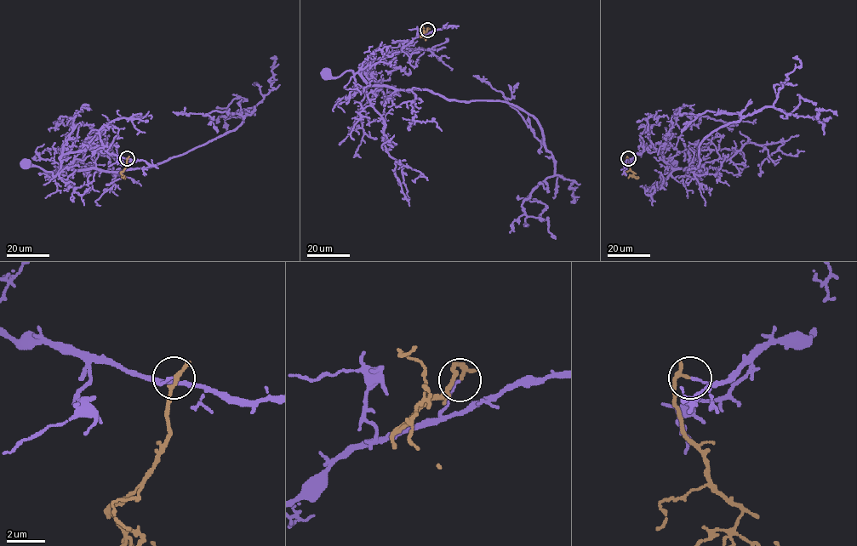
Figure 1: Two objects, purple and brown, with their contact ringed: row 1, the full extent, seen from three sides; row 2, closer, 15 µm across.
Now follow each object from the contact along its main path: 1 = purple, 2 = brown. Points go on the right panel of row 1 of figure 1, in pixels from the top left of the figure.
1: (628, 158), (640, 154), (649, 146), (664, 157), (671, 167), (671, 176), (669, 172), (676, 166), (670, 163)
2: (628, 158), (626, 164), (636, 179), (637, 176)

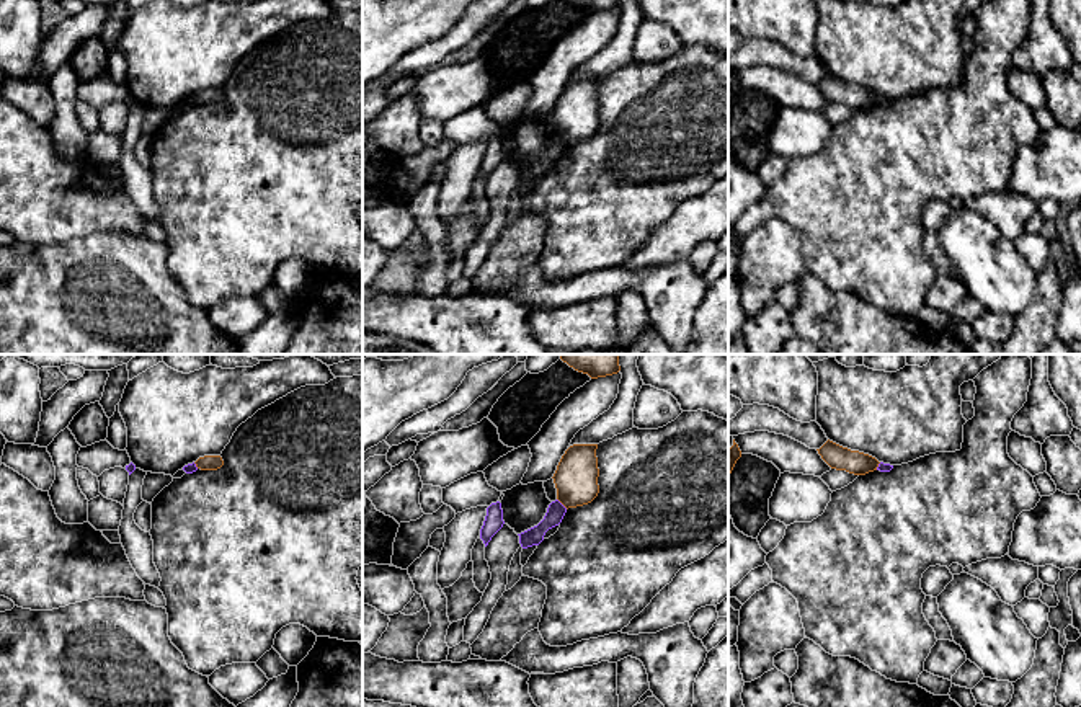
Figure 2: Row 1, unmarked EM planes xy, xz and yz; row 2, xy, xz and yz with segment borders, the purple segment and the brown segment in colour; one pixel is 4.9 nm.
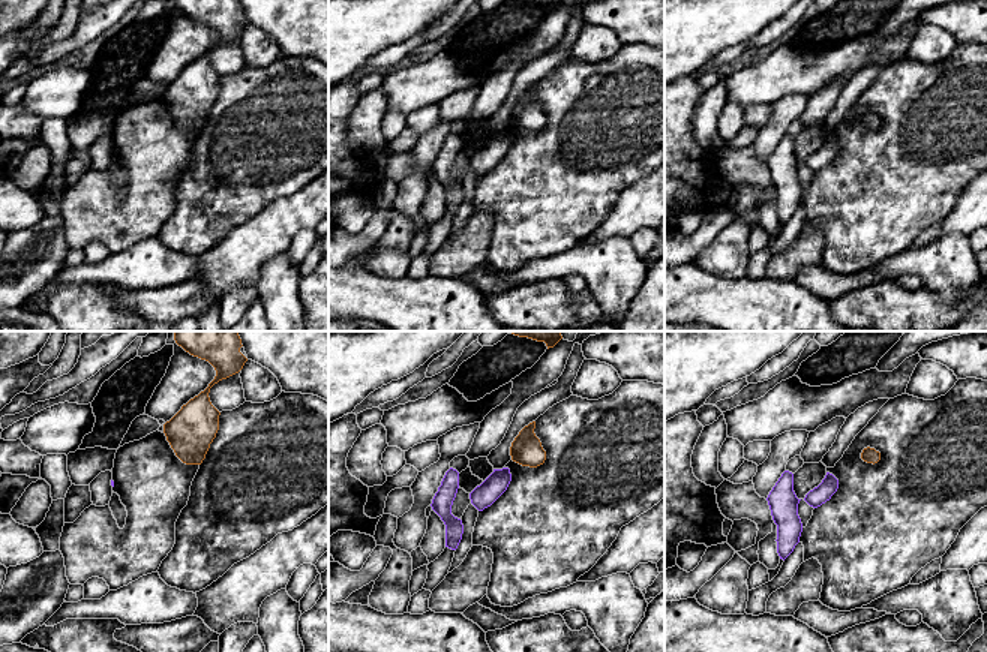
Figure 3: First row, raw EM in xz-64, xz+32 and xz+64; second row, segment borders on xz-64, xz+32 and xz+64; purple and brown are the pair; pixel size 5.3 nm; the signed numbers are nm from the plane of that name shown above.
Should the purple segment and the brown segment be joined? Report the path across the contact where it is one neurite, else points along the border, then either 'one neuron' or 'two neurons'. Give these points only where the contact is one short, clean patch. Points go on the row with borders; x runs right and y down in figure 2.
border xz (557, 498), (567, 508); two neurons

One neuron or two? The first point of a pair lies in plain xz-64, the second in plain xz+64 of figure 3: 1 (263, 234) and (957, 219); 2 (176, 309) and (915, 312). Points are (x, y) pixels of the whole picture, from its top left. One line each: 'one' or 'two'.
1: one
2: one

